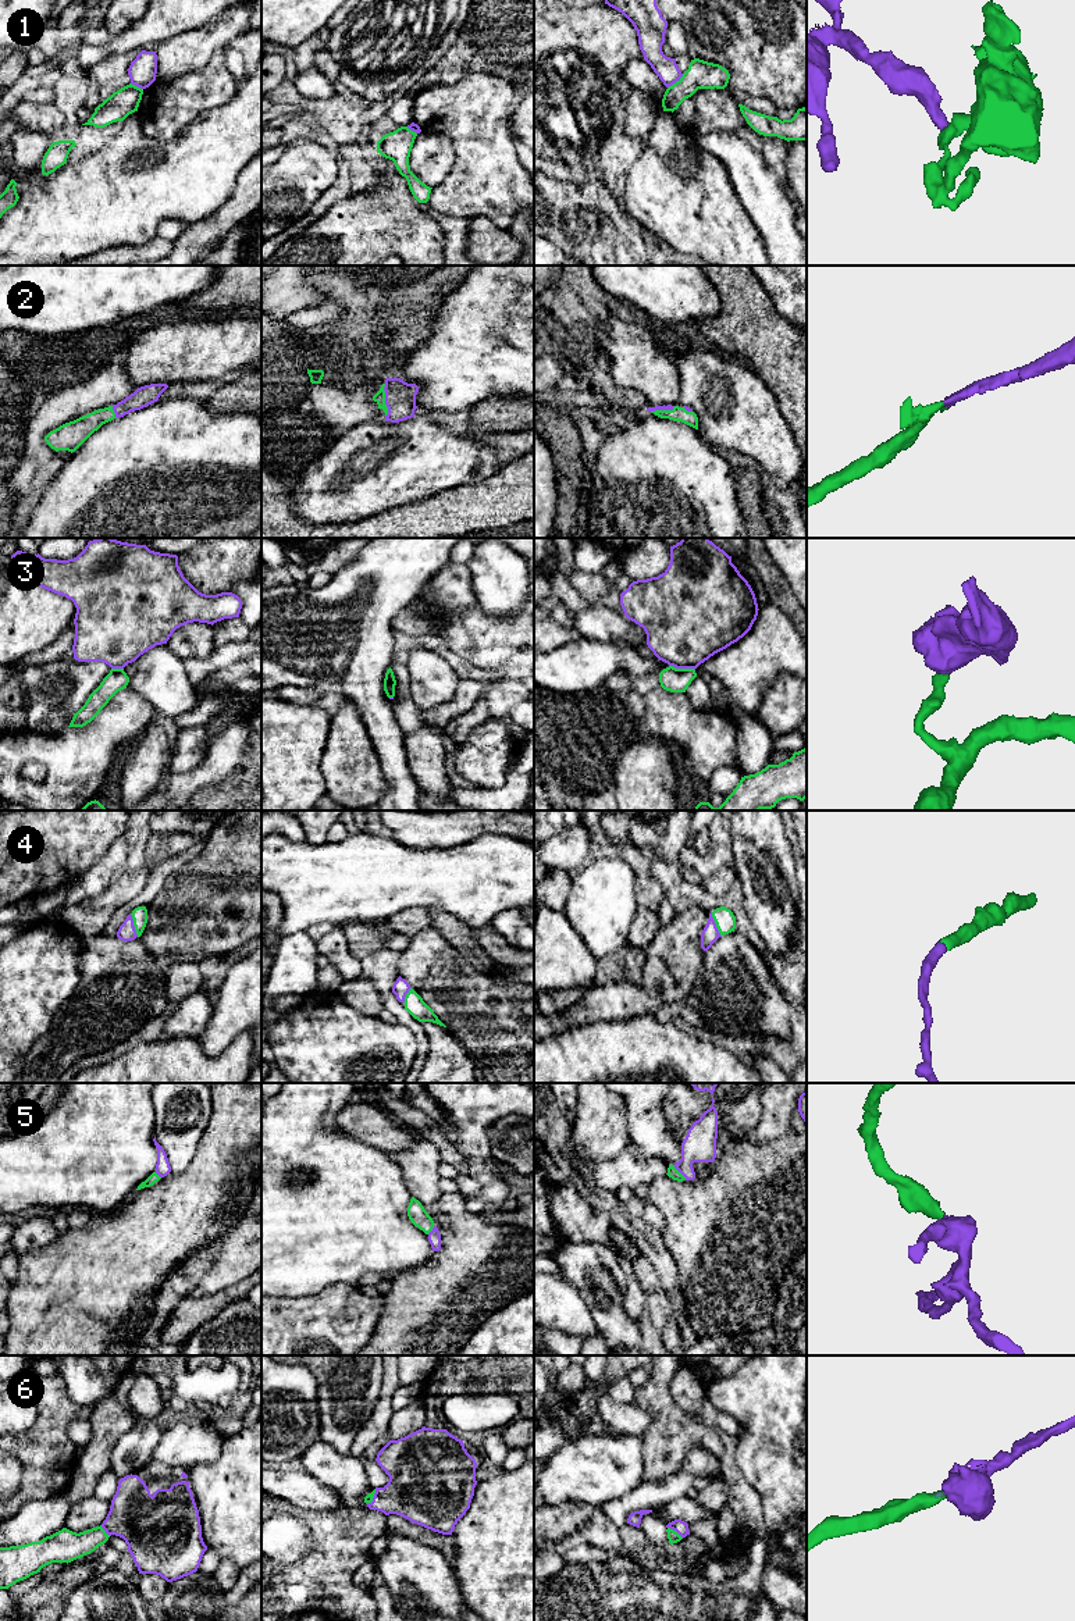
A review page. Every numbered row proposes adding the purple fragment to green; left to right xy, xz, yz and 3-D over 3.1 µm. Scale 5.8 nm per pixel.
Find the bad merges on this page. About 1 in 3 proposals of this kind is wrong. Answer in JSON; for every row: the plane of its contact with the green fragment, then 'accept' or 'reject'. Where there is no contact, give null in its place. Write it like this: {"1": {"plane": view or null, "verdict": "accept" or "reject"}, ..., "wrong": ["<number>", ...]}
{"1": {"plane": "yz", "verdict": "reject"}, "2": {"plane": "xz", "verdict": "accept"}, "3": {"plane": "yz", "verdict": "reject"}, "4": {"plane": "yz", "verdict": "accept"}, "5": {"plane": "yz", "verdict": "accept"}, "6": {"plane": "yz", "verdict": "accept"}, "wrong": ["1", "3"]}

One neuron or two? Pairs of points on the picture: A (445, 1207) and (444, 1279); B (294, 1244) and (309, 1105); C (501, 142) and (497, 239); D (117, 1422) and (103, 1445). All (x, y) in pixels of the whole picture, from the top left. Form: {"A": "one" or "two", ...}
{"A": "one", "B": "one", "C": "two", "D": "one"}

